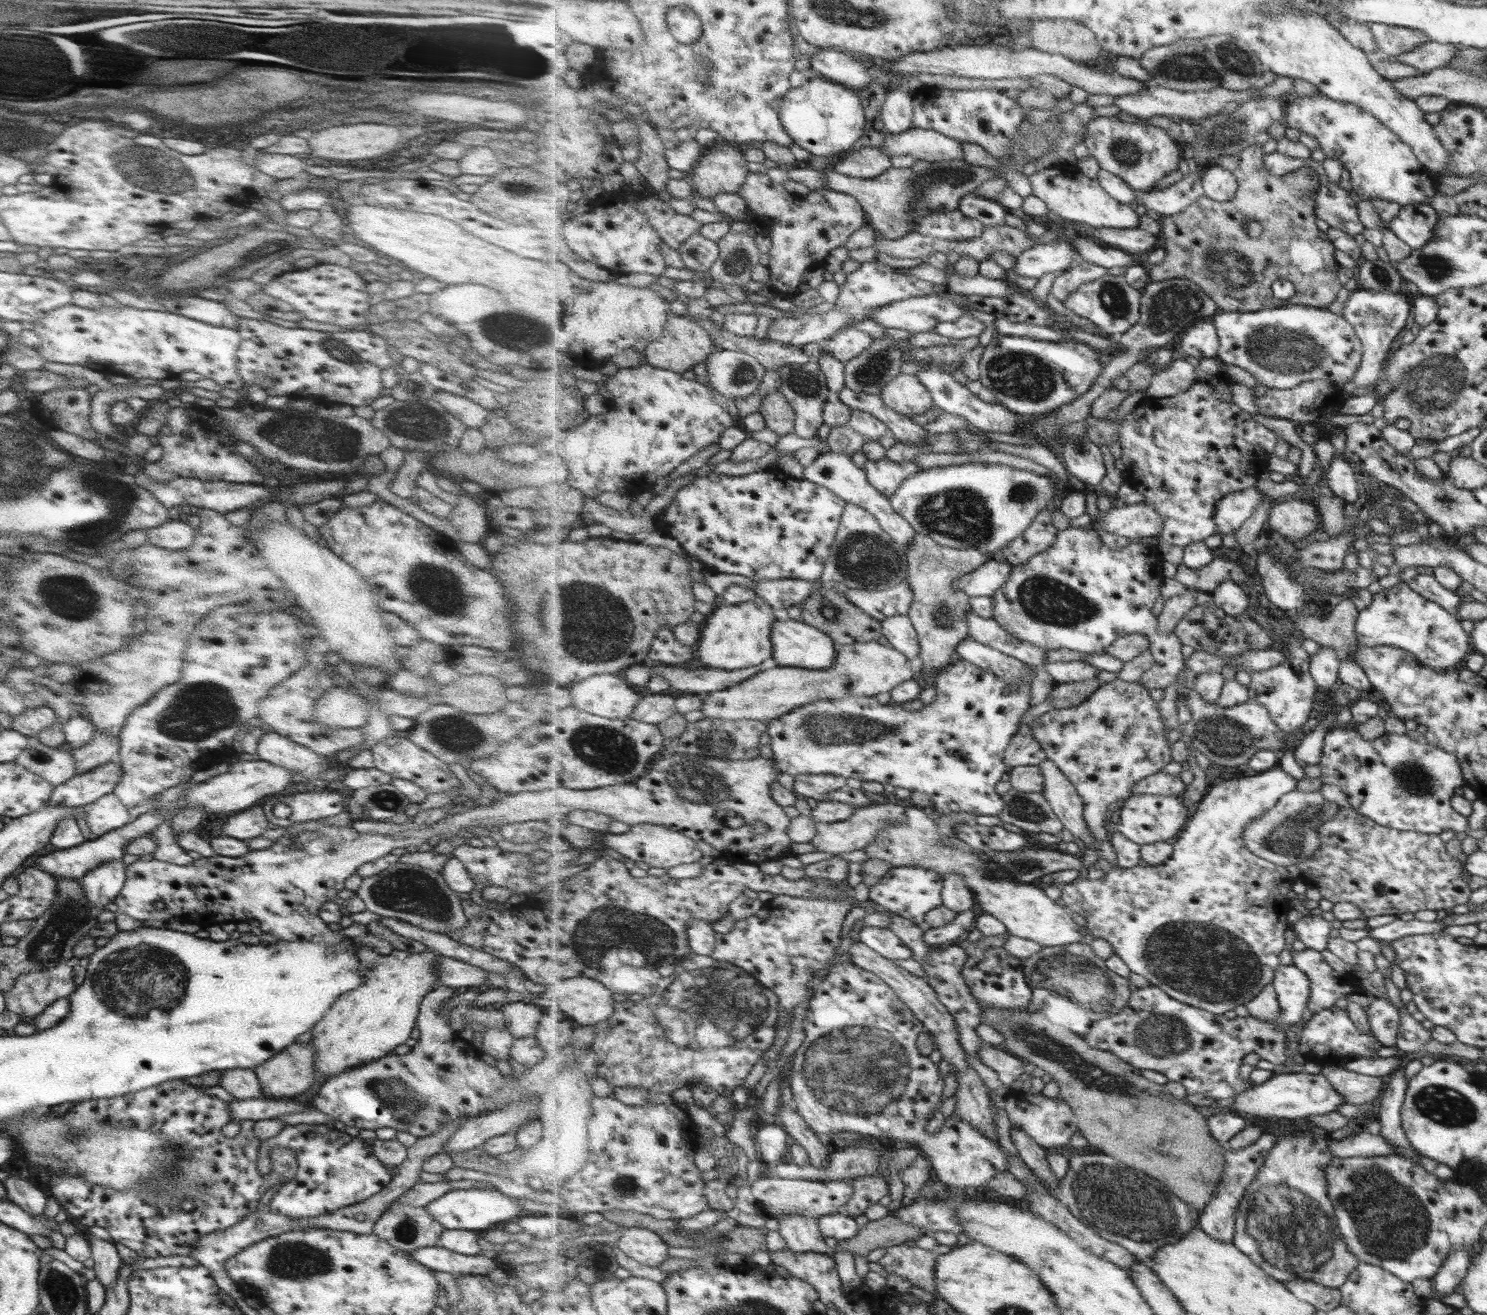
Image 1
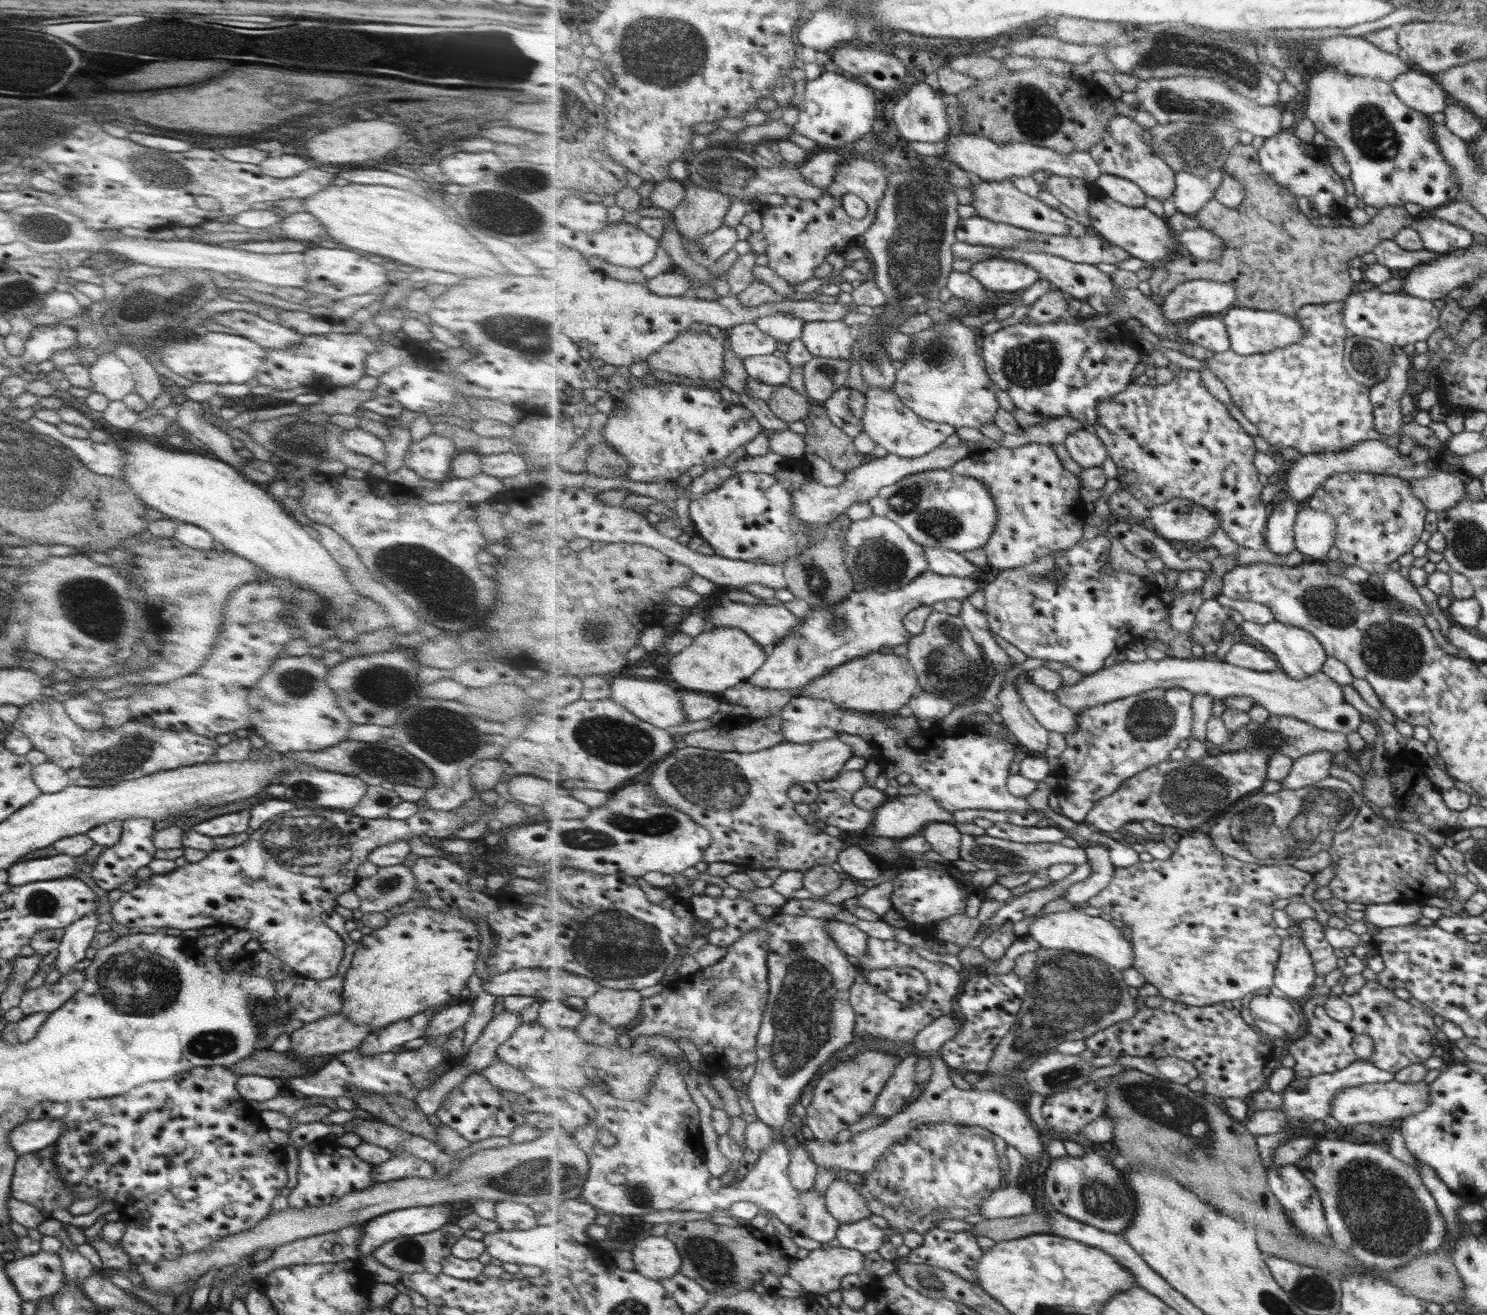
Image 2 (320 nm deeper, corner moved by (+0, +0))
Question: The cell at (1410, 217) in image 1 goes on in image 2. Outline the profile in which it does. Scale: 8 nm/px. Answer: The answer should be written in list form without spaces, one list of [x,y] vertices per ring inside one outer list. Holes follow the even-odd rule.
[[[1426,212],[1417,217],[1414,229],[1422,240],[1423,249],[1439,255],[1466,249],[1471,242],[1468,230],[1443,222]]]

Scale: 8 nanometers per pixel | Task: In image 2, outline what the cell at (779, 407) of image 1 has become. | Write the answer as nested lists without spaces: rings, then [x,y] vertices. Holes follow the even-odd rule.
[[[780,385],[776,388],[768,405],[783,420],[789,422],[803,421],[810,413],[809,399],[789,386]]]

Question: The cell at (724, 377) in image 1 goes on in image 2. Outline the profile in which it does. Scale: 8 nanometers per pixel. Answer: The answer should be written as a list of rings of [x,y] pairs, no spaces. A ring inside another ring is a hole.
[[[773,354],[753,355],[743,358],[744,365],[748,370],[752,383],[757,385],[780,385],[787,384],[791,378],[792,365],[786,358],[777,358]]]

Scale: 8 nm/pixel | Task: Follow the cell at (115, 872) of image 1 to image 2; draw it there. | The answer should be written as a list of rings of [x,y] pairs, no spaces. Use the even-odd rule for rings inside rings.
[[[90,912],[64,928],[63,936],[56,948],[58,954],[52,962],[52,968],[55,968],[60,976],[69,974],[74,970],[73,966],[79,960],[83,960],[98,923],[94,912]]]

